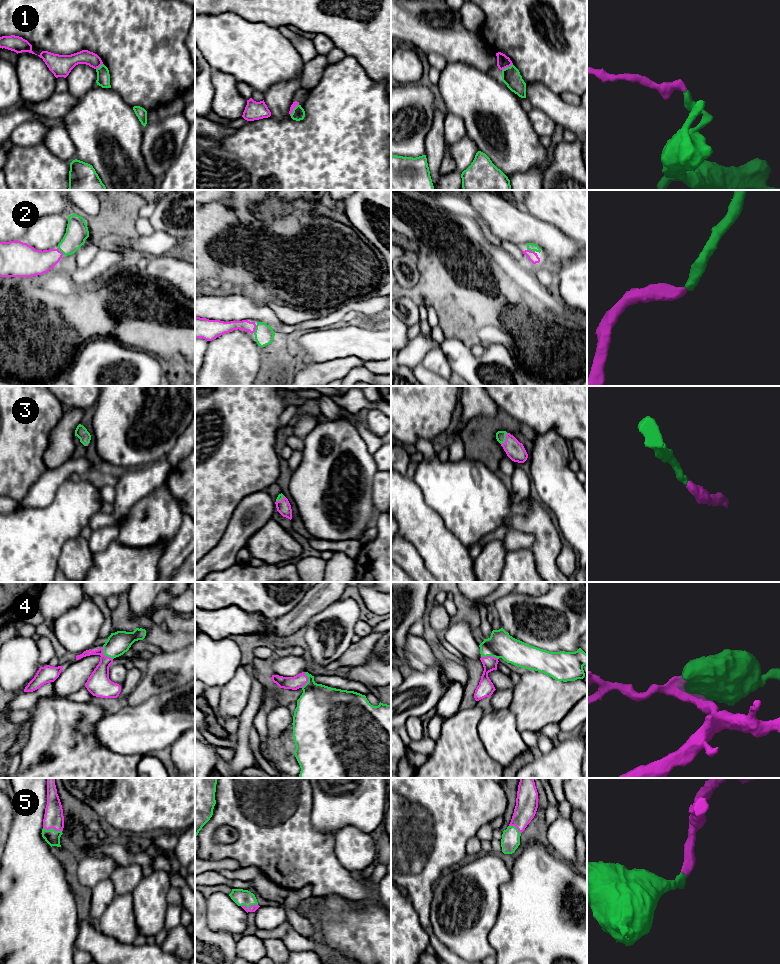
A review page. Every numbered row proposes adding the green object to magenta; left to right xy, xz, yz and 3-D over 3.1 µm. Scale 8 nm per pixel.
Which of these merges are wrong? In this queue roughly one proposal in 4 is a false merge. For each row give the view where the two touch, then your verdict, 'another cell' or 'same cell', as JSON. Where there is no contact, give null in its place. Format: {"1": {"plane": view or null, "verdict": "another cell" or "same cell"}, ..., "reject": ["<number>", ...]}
{"1": {"plane": "yz", "verdict": "another cell"}, "2": {"plane": "xy", "verdict": "same cell"}, "3": {"plane": "yz", "verdict": "same cell"}, "4": {"plane": "xy", "verdict": "same cell"}, "5": {"plane": "xz", "verdict": "same cell"}, "reject": ["1"]}

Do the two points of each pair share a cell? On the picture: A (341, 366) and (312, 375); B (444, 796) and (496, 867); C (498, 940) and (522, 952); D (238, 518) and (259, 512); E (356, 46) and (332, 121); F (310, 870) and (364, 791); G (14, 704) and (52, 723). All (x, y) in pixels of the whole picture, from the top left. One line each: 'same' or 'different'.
A: same
B: different
C: same
D: same
E: different
F: different
G: different

